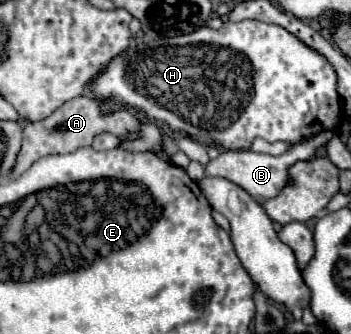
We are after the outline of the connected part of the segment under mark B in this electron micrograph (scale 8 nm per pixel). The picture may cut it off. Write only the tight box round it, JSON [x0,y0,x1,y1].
[205,131,333,201]

